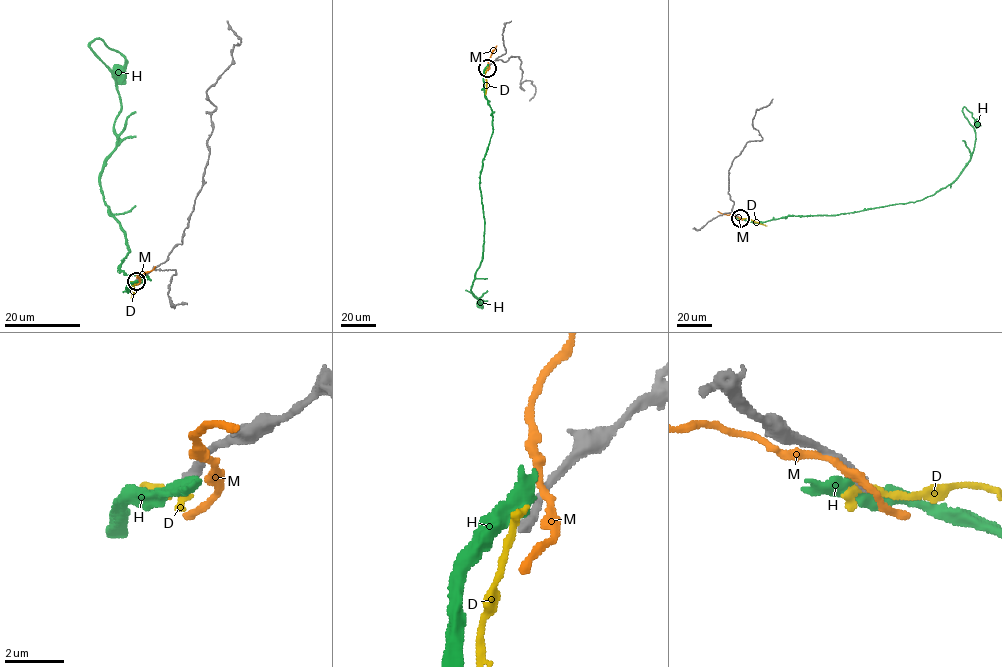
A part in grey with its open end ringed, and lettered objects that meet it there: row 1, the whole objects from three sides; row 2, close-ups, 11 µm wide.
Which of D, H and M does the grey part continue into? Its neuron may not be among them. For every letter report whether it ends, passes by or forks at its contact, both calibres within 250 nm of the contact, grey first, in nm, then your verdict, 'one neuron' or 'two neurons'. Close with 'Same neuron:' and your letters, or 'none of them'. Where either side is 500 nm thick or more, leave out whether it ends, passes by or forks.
D: it ends there; 360 nm thick on the grey side, 360 nm on the other; two neurons
H: it passes by; 400 nm thick on the grey side, 400 nm on the other; two neurons
M: it passes by; 420 nm thick on the grey side, 300 nm on the other; two neurons
Same neuron: none of them

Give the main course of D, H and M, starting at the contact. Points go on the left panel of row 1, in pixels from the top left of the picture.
D: (135, 281), (131, 281), (134, 290), (131, 298)
H: (135, 280), (100, 186), (119, 93), (90, 44), (120, 71)
M: (138, 279), (138, 274), (155, 266)

